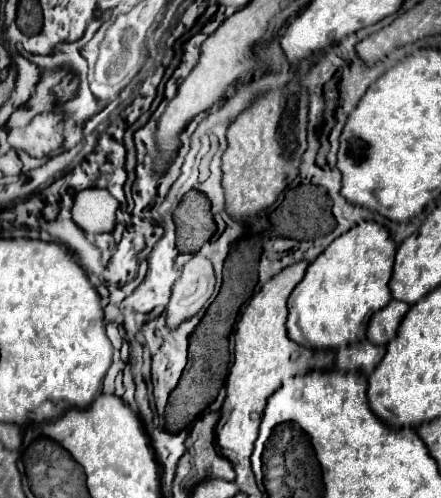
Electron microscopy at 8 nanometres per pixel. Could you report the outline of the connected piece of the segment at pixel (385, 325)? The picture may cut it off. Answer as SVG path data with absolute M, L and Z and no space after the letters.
M392 299L384 309L376 311L376 313L372 315L372 319L370 319L370 323L368 323L366 337L368 337L372 343L386 345L386 343L394 337L400 321L402 321L404 315L408 313L408 309L410 309L410 305L406 305L404 301Z

